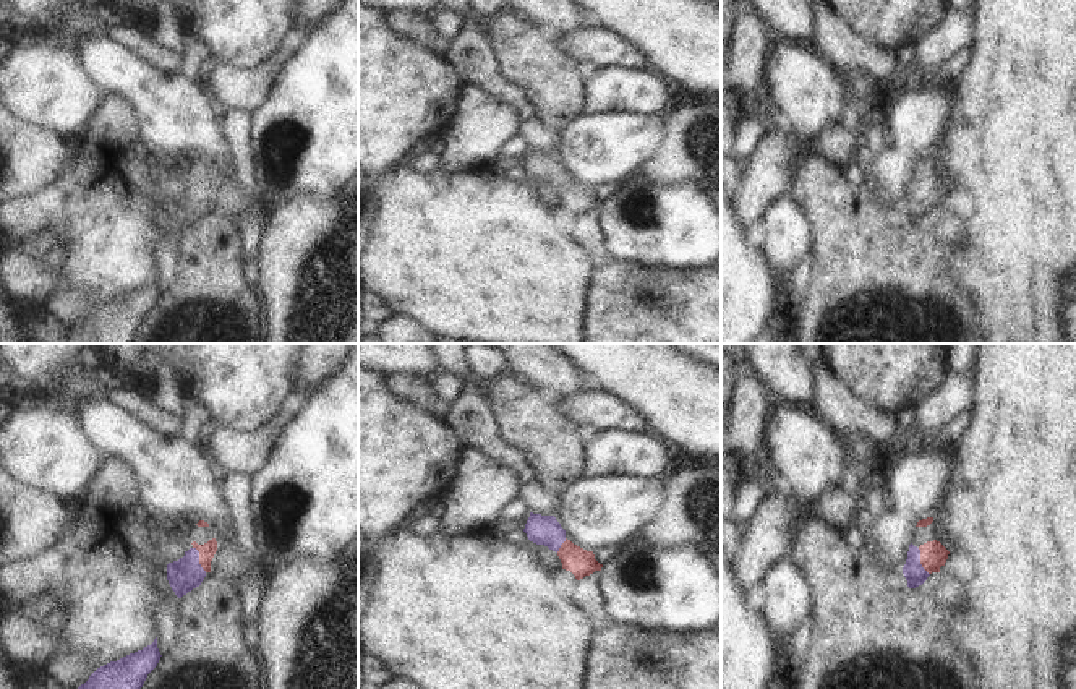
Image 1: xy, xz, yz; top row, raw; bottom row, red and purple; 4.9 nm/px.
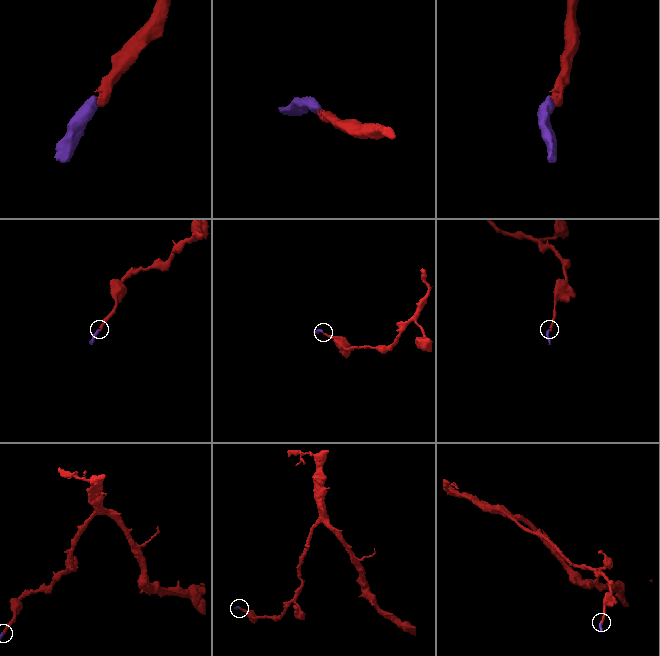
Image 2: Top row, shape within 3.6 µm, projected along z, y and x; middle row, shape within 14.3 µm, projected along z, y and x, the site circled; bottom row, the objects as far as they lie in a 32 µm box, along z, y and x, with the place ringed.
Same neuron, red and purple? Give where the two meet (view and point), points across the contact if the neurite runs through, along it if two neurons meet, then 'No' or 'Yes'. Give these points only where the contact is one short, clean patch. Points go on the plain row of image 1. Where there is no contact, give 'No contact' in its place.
Touches red at xy (200, 196). Path across: xy (208, 187), (200, 196), (185, 211). Yes.

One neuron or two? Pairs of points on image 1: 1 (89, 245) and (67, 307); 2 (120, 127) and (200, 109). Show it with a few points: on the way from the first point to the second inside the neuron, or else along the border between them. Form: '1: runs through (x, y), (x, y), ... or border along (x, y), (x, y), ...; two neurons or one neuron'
1: border along (64, 278), (89, 286), (96, 292), (98, 303); two neurons
2: border along (114, 93), (133, 104), (141, 140), (161, 153); two neurons

